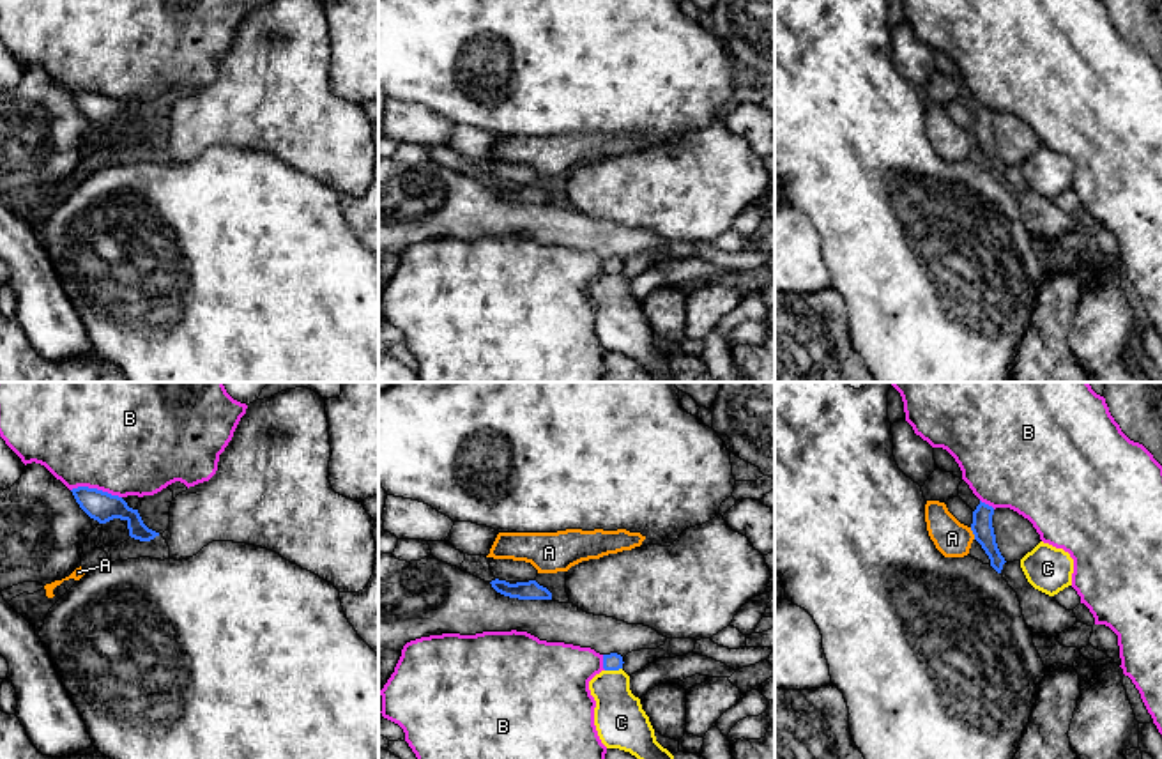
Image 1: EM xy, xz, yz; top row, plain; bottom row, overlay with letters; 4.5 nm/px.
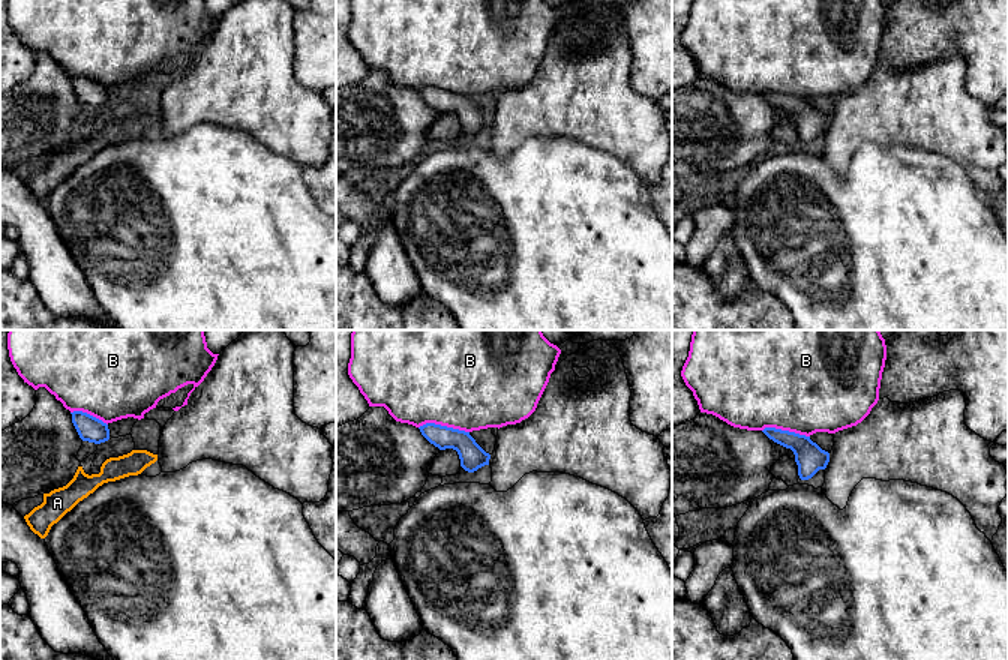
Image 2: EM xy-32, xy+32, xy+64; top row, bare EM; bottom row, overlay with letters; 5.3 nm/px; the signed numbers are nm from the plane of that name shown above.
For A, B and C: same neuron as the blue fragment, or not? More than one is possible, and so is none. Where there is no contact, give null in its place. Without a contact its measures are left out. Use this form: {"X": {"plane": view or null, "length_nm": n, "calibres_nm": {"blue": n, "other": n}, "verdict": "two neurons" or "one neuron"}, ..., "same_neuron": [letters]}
{"A": {"plane": "yz", "length_nm": 60, "calibres_nm": {"blue": 100, "other": 160}, "verdict": "two neurons"}, "B": {"plane": "xy", "length_nm": 240, "calibres_nm": {"blue": 140, "other": 500}, "verdict": "two neurons"}, "C": {"plane": "xz", "length_nm": 80, "calibres_nm": {"blue": 80, "other": 240}, "verdict": "two neurons"}, "same_neuron": []}

